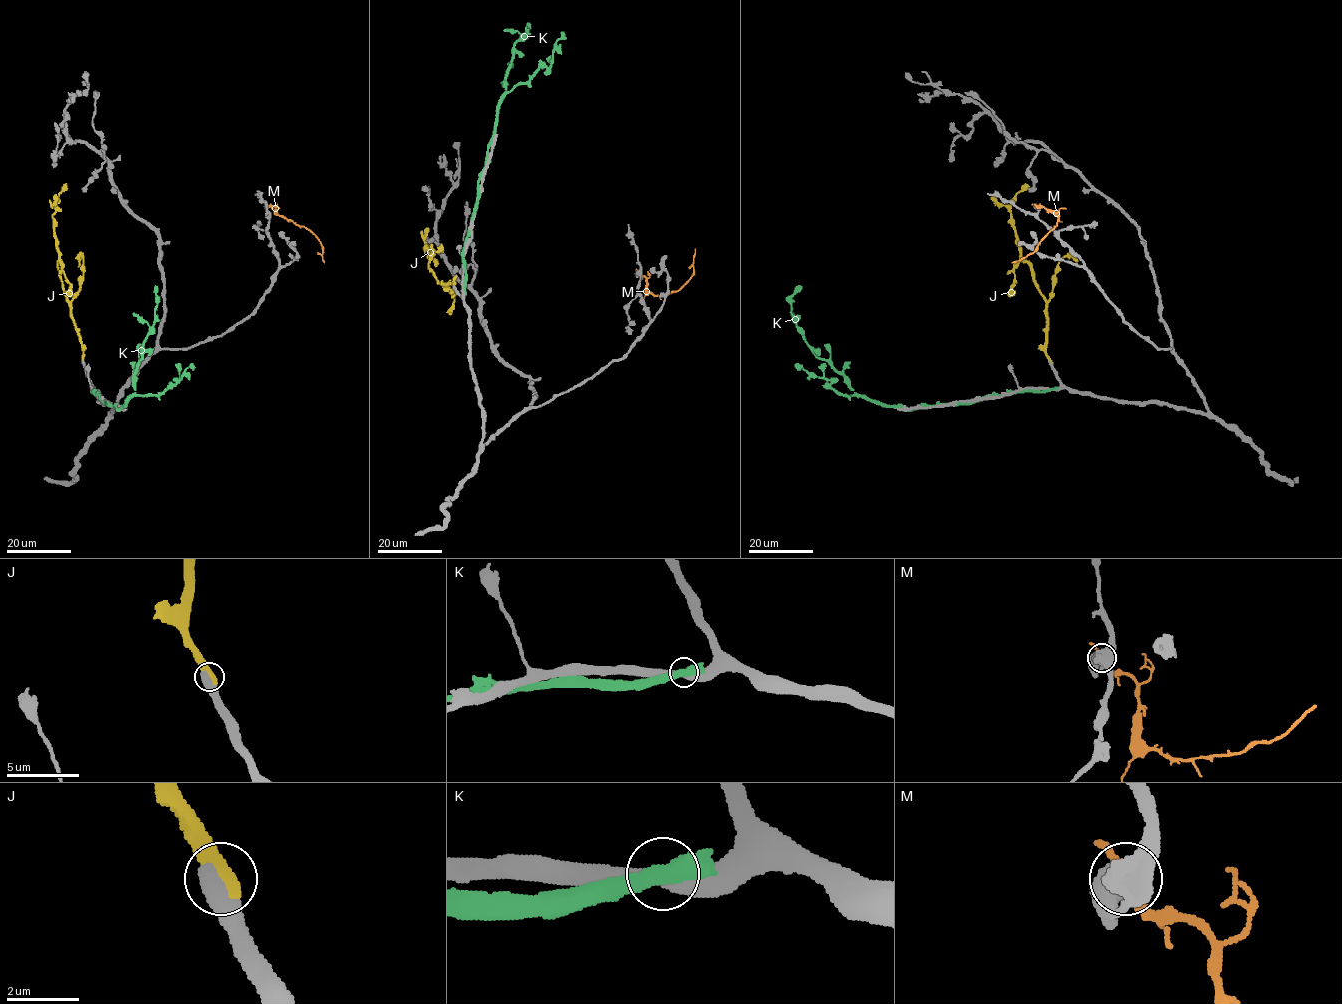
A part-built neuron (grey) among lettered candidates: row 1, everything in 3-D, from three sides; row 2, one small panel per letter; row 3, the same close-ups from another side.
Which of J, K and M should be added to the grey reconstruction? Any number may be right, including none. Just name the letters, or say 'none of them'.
J

